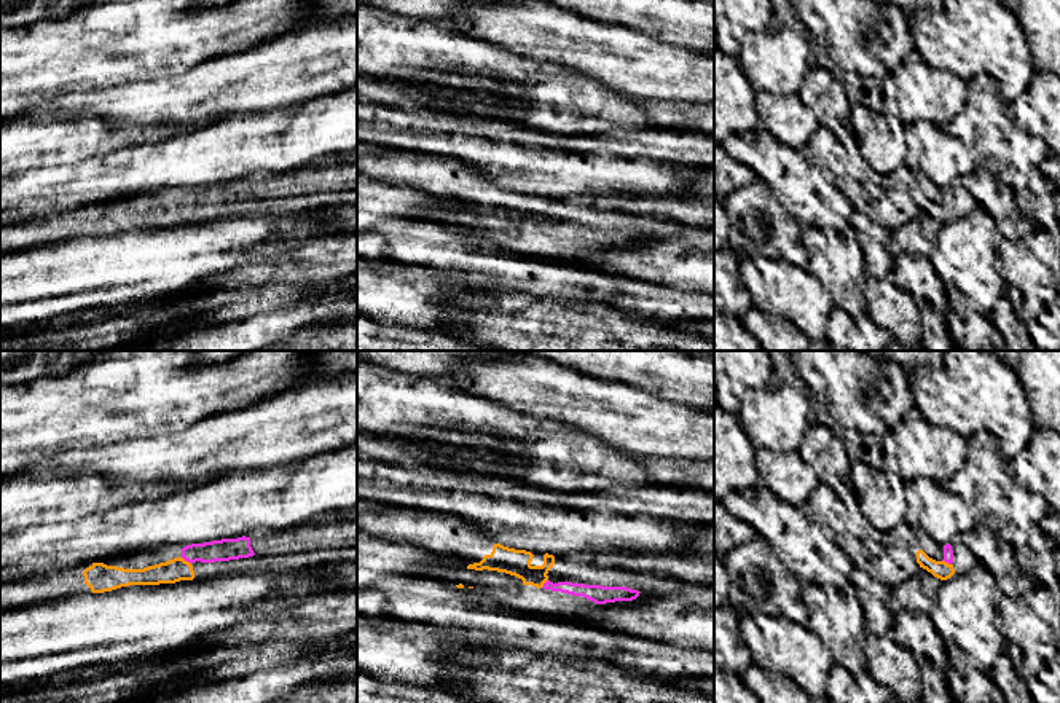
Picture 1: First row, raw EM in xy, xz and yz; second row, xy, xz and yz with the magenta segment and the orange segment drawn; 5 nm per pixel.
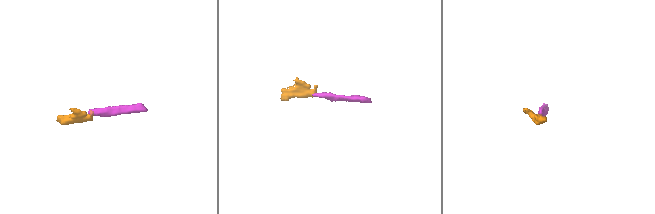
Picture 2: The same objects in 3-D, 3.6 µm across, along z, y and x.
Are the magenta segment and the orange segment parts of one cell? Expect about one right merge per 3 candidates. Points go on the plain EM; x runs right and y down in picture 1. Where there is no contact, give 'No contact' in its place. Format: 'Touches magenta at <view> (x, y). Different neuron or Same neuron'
Touches magenta at xy (187, 203). Same neuron

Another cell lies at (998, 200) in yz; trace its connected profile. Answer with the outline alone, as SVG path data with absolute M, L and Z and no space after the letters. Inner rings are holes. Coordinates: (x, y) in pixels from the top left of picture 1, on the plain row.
M982 161L960 180L977 206L991 215L1004 239L1019 241L1033 233L1034 223L1028 212L1019 209L1015 193L996 180Z

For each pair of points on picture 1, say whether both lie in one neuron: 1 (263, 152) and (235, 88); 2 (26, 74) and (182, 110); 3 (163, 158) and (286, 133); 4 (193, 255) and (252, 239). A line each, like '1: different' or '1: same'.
1: different
2: different
3: same
4: same

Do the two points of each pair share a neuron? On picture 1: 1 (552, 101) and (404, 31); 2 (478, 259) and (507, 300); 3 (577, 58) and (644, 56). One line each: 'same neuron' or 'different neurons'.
1: same neuron
2: different neurons
3: same neuron

